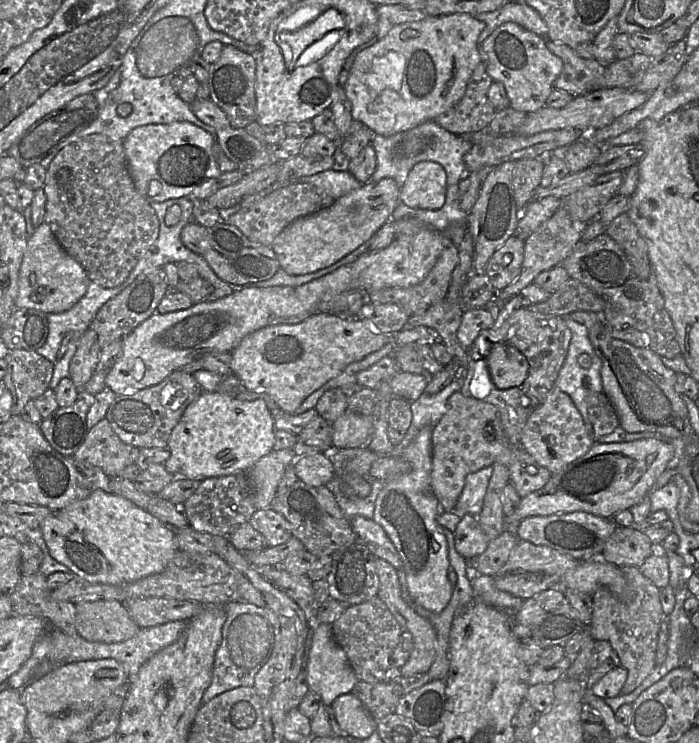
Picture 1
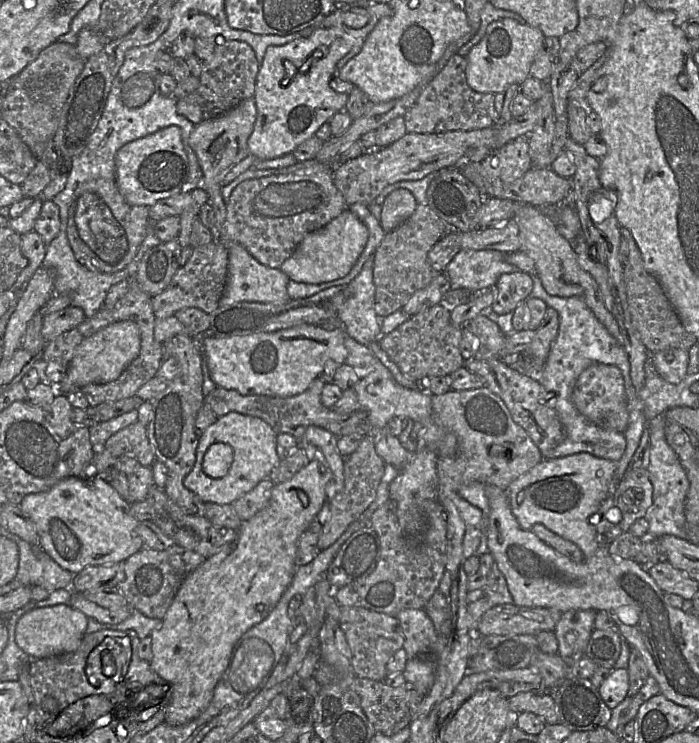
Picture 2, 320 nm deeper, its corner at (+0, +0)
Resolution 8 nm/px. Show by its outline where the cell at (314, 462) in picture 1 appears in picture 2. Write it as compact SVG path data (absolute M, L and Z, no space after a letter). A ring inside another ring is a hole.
M319 456L309 461L291 479L274 485L267 506L242 523L235 542L206 558L184 579L162 623L150 634L153 654L150 667L171 686L164 722L172 726L184 725L207 708L241 636L269 615L291 584L297 568L295 558L299 536L325 503L326 486L331 478L330 469L324 458Z

